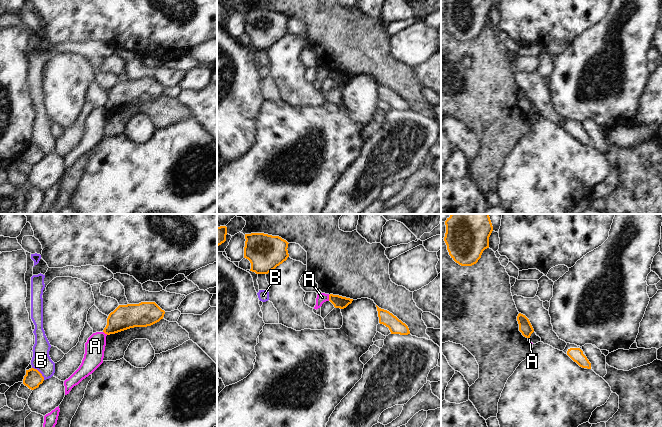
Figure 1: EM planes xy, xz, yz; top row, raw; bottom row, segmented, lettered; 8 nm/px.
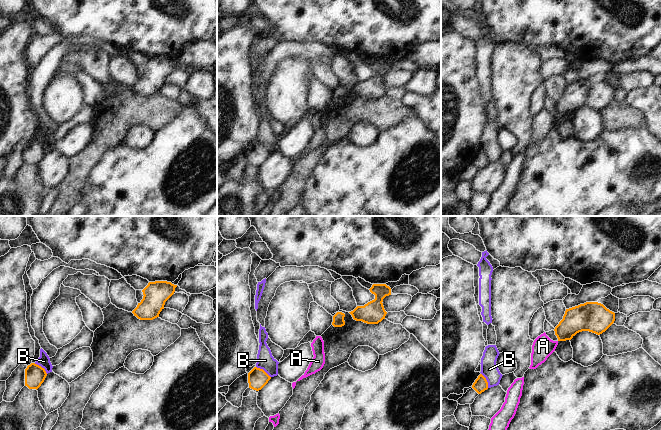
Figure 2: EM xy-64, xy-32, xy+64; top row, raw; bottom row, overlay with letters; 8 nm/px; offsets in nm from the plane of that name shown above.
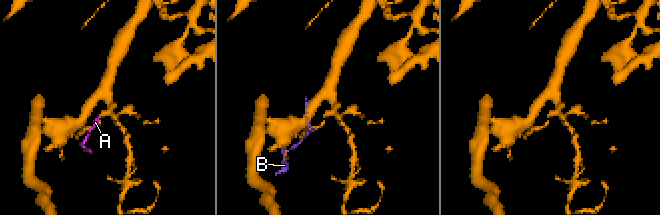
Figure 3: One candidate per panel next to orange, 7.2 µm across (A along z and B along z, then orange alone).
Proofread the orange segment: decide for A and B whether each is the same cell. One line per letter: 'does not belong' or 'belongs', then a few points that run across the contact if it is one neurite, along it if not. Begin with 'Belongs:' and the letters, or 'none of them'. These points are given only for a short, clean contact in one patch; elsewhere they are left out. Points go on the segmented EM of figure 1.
Belongs: none of them
A: does not belong | xz (328, 295), (329, 300)
B: does not belong

